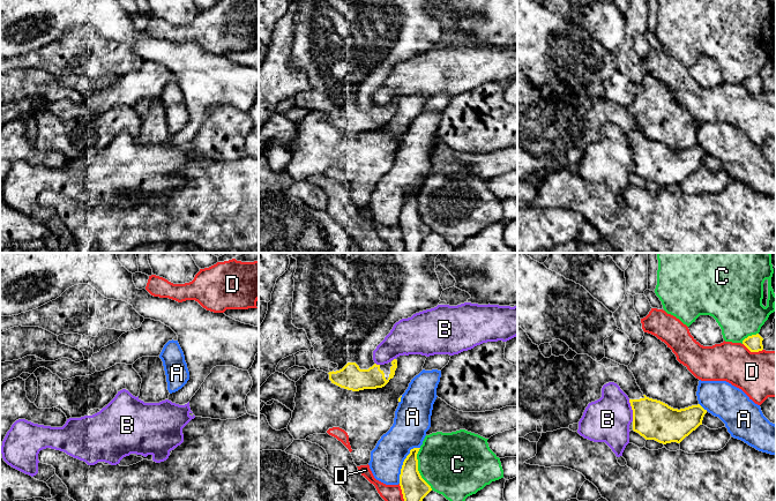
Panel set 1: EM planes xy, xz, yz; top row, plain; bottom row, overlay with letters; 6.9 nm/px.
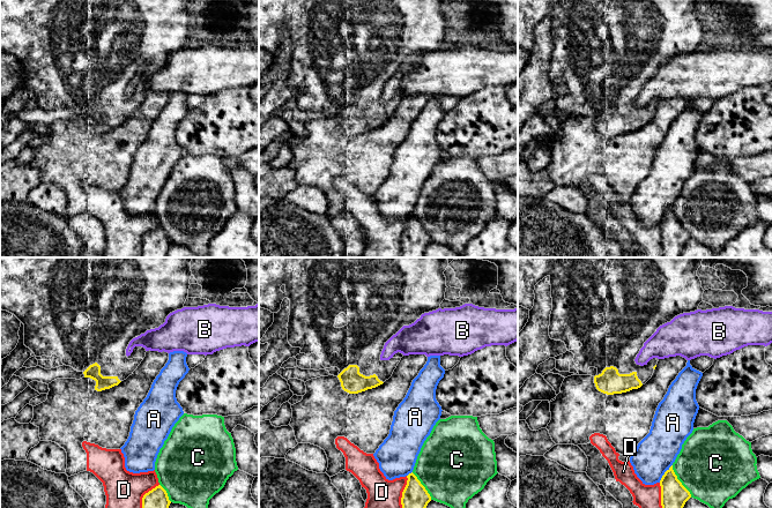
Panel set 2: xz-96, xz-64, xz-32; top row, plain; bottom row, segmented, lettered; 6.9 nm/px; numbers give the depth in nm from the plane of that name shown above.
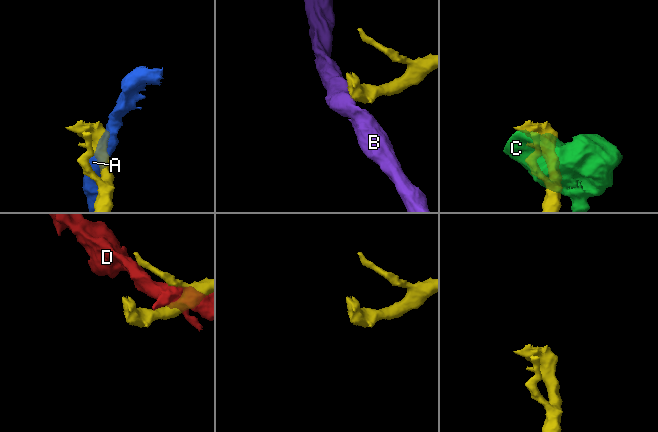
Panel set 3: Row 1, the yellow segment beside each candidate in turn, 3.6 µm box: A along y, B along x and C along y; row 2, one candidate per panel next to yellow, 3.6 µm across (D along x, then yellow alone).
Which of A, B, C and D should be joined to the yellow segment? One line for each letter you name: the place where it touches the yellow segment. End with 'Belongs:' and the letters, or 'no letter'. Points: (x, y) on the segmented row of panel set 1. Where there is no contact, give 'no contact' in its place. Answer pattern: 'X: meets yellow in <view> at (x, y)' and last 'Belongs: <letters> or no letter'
Belongs: no letter

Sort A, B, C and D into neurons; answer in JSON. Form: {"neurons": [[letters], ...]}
{"neurons": [["A"], ["B"], ["C"], ["D"]]}

